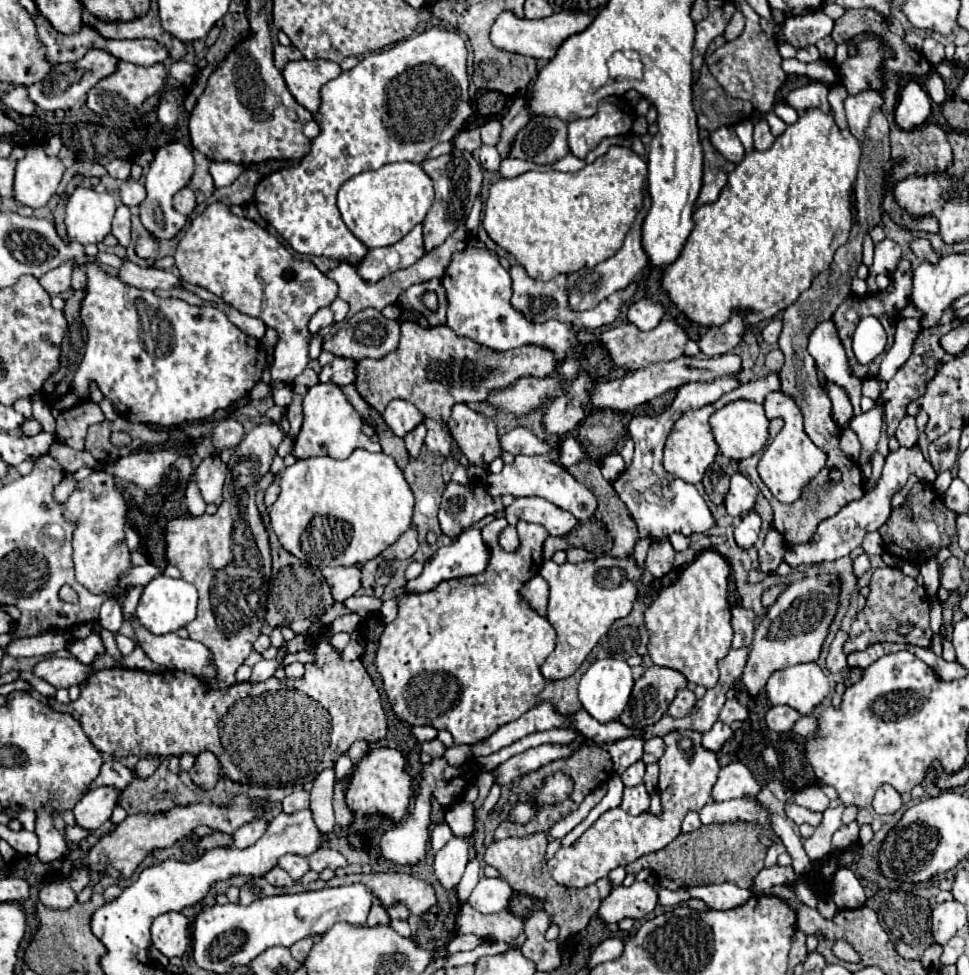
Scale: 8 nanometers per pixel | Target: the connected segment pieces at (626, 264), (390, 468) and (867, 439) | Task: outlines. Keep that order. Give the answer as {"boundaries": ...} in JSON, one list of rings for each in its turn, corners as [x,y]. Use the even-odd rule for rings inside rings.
{"boundaries":[[[[647,194],[645,202],[643,202],[643,208],[637,214],[635,224],[627,232],[623,248],[613,258],[597,264],[595,268],[583,268],[583,270],[573,272],[573,274],[567,276],[567,294],[569,294],[569,308],[571,310],[579,310],[579,312],[589,310],[589,308],[597,306],[601,300],[605,300],[609,294],[613,294],[617,290],[625,290],[633,282],[633,278],[647,266],[649,258],[647,258],[647,254],[645,254],[645,250],[641,246],[641,222],[643,222],[643,218],[645,218],[645,214],[649,210],[649,204],[651,204],[651,198]]],[[[355,450],[345,460],[335,458],[303,458],[279,474],[279,498],[269,508],[271,528],[277,534],[281,546],[295,558],[309,562],[311,566],[353,566],[365,564],[389,548],[411,526],[413,494],[397,468],[395,460],[385,452],[373,454],[367,450]]],[[[879,404],[875,408],[871,408],[869,412],[853,416],[849,420],[847,428],[851,428],[857,434],[859,442],[861,442],[861,448],[863,448],[859,464],[865,464],[873,456],[877,440],[881,436],[881,426],[883,426],[883,418],[881,418],[881,406]]]]}

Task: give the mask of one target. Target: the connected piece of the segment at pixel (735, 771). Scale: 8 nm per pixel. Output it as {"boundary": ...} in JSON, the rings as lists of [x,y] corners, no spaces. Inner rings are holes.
{"boundary":[[[731,762],[721,768],[719,778],[711,790],[713,802],[723,802],[741,796],[757,796],[763,790],[757,780],[751,776],[749,768],[741,762]]]}

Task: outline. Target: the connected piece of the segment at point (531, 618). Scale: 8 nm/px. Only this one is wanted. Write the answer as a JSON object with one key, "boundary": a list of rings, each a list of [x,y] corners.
{"boundary":[[[495,518],[481,530],[483,540],[491,550],[491,560],[483,574],[445,580],[423,594],[397,590],[395,598],[399,602],[399,614],[385,626],[379,638],[375,666],[383,678],[383,688],[393,712],[409,726],[449,730],[455,744],[477,744],[489,738],[499,726],[505,726],[531,710],[545,686],[539,666],[555,648],[555,630],[549,620],[539,616],[519,596],[521,586],[533,578],[543,564],[541,552],[549,534],[543,526],[521,520],[515,526],[519,534],[519,548],[515,552],[505,552],[499,546],[499,534],[507,526],[507,518]]]}

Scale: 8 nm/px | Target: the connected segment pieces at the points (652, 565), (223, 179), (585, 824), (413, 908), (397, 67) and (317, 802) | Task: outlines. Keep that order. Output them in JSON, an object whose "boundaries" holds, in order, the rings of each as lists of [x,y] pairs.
{"boundaries":[[[[655,540],[647,552],[647,560],[645,560],[645,568],[655,576],[661,578],[665,576],[671,566],[673,566],[673,558],[675,558],[675,550],[671,546],[669,540]]],[[[211,162],[211,166],[209,166],[209,174],[215,182],[215,188],[233,184],[241,172],[243,172],[243,166],[233,164],[233,162]]],[[[613,776],[613,778],[607,782],[607,794],[603,796],[603,800],[587,814],[587,818],[585,818],[579,826],[575,826],[575,828],[569,832],[569,836],[565,836],[565,838],[561,840],[561,846],[571,846],[603,812],[619,806],[619,804],[621,804],[621,796],[623,796],[623,782],[621,782],[619,776]]],[[[347,874],[343,878],[335,876],[329,882],[317,880],[311,882],[311,890],[321,890],[327,886],[347,886],[347,884],[363,884],[369,886],[369,892],[373,894],[375,902],[383,908],[389,908],[393,904],[405,904],[409,912],[423,914],[427,912],[435,902],[435,890],[431,884],[409,876],[409,874]]],[[[431,28],[419,36],[411,36],[407,40],[397,42],[389,50],[371,52],[363,56],[359,66],[341,72],[339,78],[327,82],[321,88],[321,108],[315,114],[315,122],[321,126],[321,132],[317,138],[313,138],[311,152],[299,162],[299,166],[273,172],[257,184],[253,200],[261,218],[267,220],[299,254],[327,256],[349,264],[361,262],[367,254],[367,246],[357,240],[345,226],[335,204],[337,190],[351,176],[365,170],[377,170],[389,162],[417,164],[429,154],[429,150],[437,142],[451,140],[471,114],[467,86],[467,48],[465,40],[455,30]]],[[[323,770],[311,790],[311,806],[309,810],[313,812],[315,826],[323,834],[331,834],[335,828],[335,818],[333,818],[333,788],[335,788],[335,772],[333,770]]]]}

